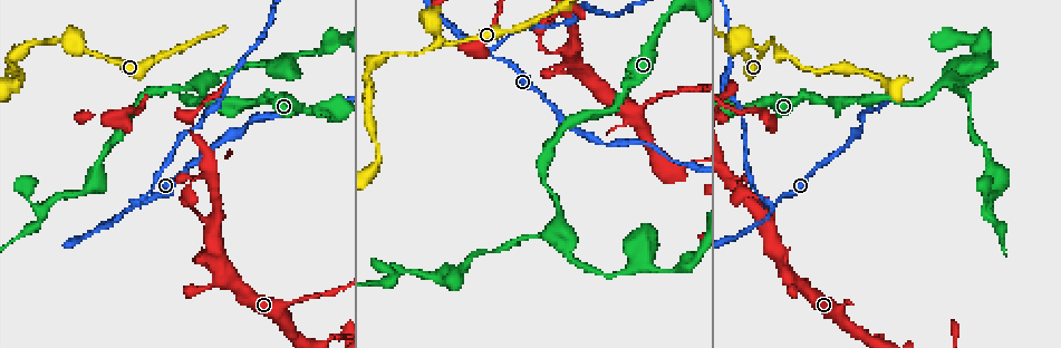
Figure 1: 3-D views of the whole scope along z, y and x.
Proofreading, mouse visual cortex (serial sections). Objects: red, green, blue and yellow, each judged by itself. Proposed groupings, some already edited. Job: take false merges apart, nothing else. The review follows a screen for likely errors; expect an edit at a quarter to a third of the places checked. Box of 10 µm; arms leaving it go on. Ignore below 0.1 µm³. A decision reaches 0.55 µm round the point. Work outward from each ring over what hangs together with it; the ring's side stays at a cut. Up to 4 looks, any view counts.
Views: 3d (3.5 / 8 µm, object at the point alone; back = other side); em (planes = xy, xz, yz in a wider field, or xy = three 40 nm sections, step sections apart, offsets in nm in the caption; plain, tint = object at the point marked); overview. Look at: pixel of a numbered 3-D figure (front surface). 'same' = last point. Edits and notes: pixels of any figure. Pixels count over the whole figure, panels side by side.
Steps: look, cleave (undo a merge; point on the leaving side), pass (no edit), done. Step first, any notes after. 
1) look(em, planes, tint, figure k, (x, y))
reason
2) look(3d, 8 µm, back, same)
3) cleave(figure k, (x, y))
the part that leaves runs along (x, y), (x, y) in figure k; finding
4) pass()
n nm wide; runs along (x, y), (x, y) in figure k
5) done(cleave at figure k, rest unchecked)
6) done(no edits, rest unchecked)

look(3d, 3.5 µm, figure 1, (736, 179))
sharp bend

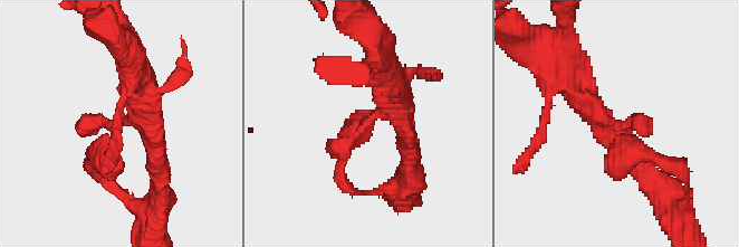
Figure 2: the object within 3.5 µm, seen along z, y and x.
pass()
runs along (153, 150), (150, 126), (115, 123), (112, 181) in figure 2; all the same cell

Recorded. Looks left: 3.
look(3d, 3.5 µm, back, figure 1, (134, 205))
abrupt turn

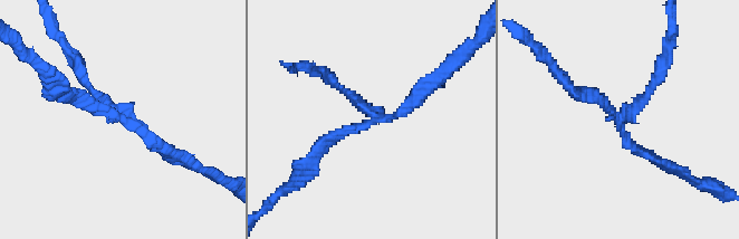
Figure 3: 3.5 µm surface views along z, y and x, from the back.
look(em, xy, step 1, tint, figure 3, (618, 112))
now the EM

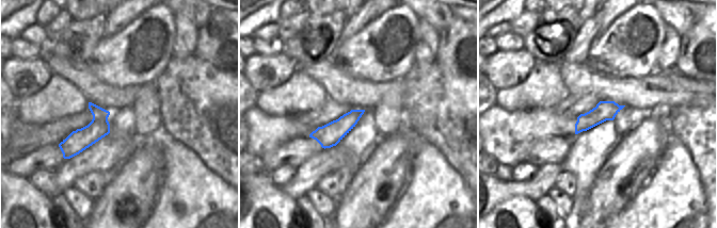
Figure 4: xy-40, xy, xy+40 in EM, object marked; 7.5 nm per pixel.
cleave(figure 3, (644, 101))
arms of 150, 150, 150 nm; the part that leaves runs along (620, 114), (658, 79), (669, 41) in figure 3; a second cell is stuck on

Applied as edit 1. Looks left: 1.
done(cleave at figure 3, rest unchecked)

